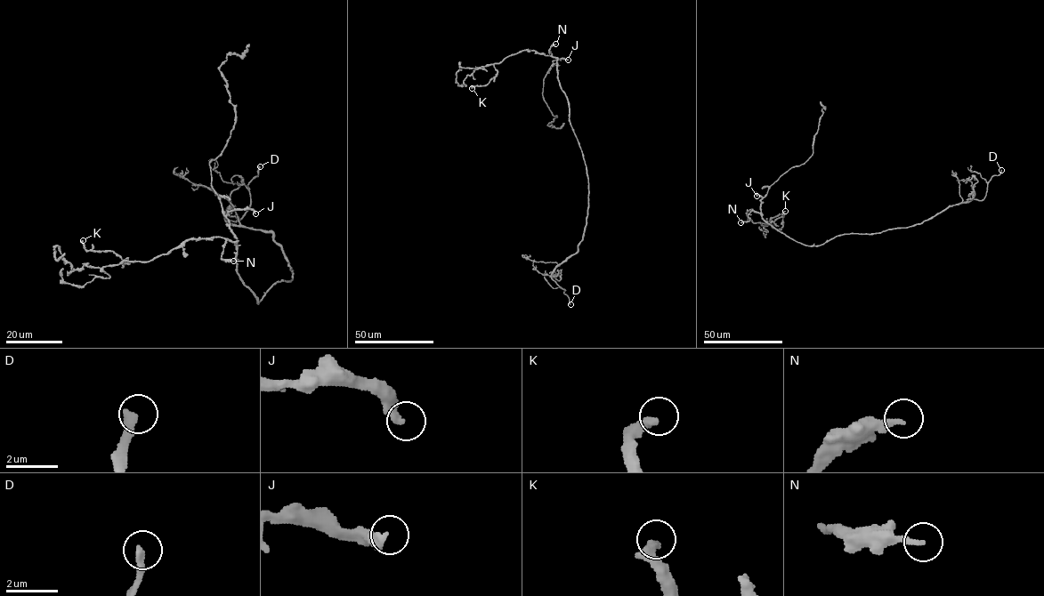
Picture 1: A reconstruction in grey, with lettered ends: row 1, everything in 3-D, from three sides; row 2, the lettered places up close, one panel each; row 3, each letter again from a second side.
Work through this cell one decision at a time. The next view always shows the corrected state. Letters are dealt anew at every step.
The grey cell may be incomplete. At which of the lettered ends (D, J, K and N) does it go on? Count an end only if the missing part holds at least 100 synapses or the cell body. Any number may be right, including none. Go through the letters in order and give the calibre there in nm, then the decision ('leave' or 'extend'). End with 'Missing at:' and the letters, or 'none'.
D: calibre 320 nm; extend
J: calibre 360 nm; leave
K: calibre 360 nm; leave
N: calibre 240 nm; leave
Missing at: D

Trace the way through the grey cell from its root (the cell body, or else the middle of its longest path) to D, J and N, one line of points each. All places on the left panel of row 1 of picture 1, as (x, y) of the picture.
D: (266, 292), (292, 279), (283, 249), (271, 231), (225, 220), (238, 221), (249, 206), (247, 185), (260, 166)
J: (266, 292), (257, 302), (238, 274), (237, 237), (227, 217), (234, 210), (250, 209), (255, 213)
N: (266, 292), (257, 302), (254, 294), (237, 273), (236, 243), (227, 240), (222, 259), (233, 261)

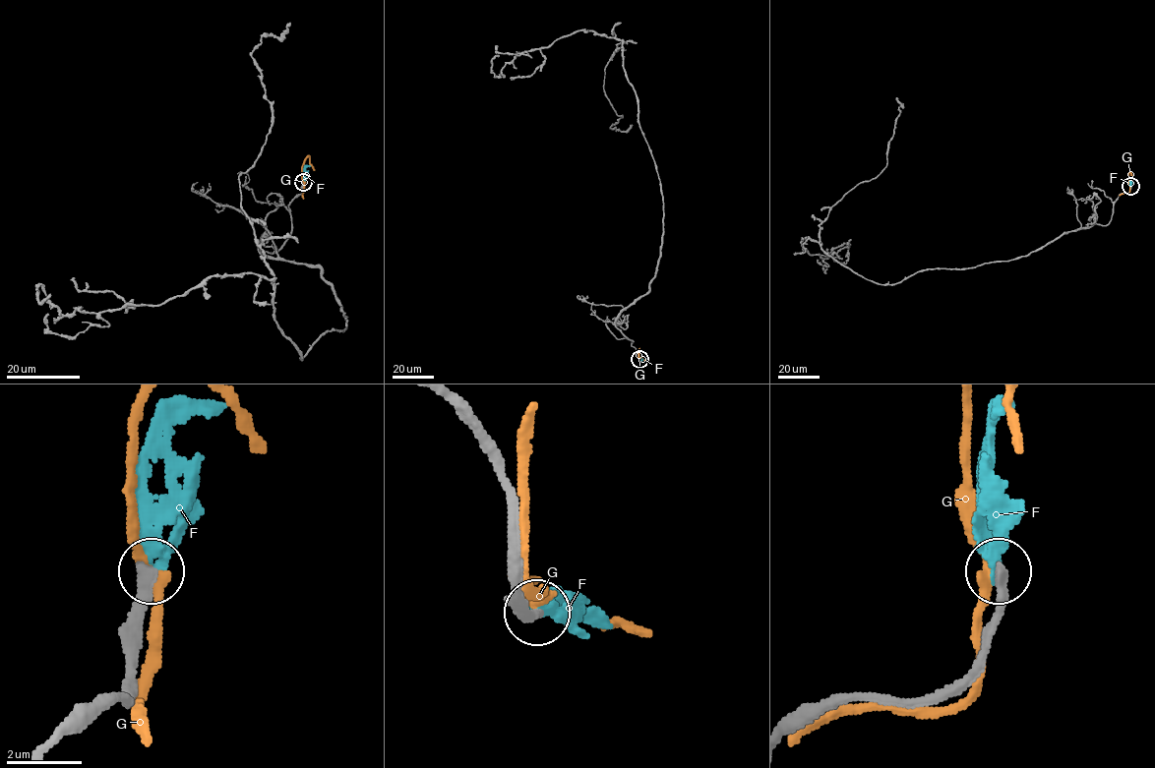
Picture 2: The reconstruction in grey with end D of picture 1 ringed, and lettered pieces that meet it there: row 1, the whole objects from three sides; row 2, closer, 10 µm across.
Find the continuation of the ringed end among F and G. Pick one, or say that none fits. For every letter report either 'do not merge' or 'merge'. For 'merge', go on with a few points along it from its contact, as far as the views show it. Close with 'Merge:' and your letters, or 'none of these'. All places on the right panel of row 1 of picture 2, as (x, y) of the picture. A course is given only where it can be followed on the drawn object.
F: merge
G: do not merge
Merge: F

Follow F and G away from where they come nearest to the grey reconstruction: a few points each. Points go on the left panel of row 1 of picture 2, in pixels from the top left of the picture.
F: (303, 181), (305, 169), (311, 165)
G: (303, 182), (302, 163), (307, 157), (314, 170)

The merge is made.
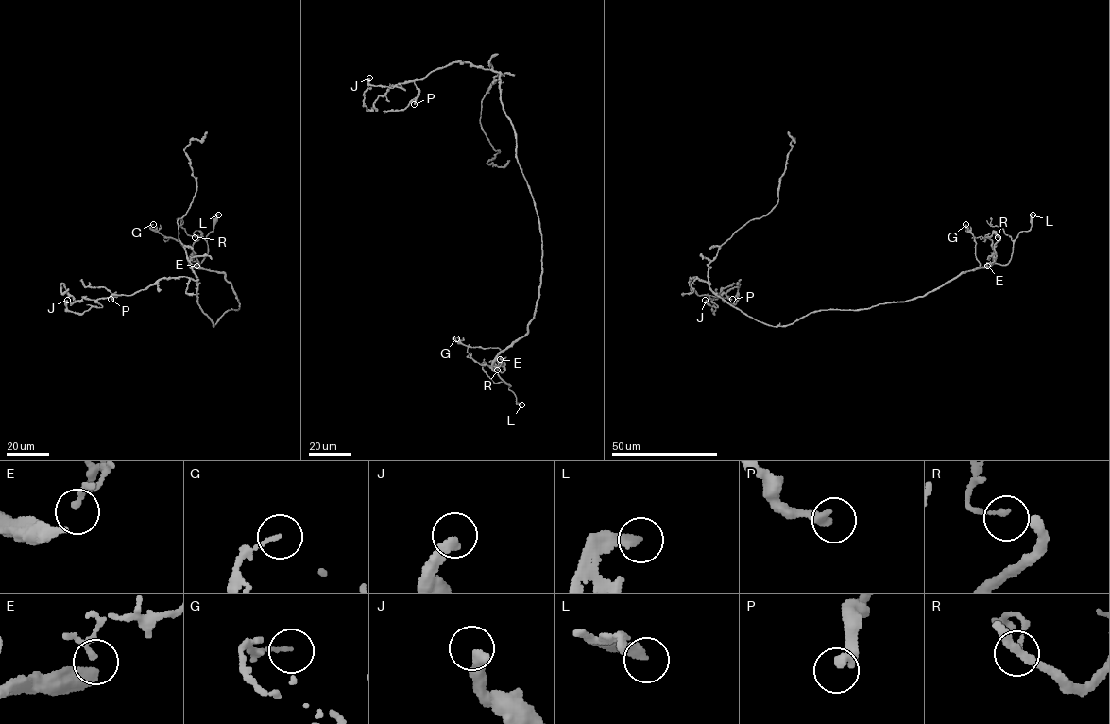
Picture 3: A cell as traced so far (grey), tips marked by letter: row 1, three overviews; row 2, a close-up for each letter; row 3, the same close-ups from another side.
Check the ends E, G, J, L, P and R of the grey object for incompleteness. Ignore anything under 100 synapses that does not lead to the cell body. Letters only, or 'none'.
L

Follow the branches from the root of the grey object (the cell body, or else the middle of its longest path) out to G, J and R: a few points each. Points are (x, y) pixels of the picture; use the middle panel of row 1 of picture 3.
G: (522, 173), (541, 239), (535, 315), (528, 332), (503, 352), (465, 346), (456, 338)
J: (522, 173), (515, 129), (501, 100), (498, 72), (454, 61), (401, 83), (404, 91), (371, 85), (369, 77)
R: (522, 173), (541, 234), (539, 298), (528, 332), (492, 363), (501, 372), (504, 368), (497, 366), (497, 370)

